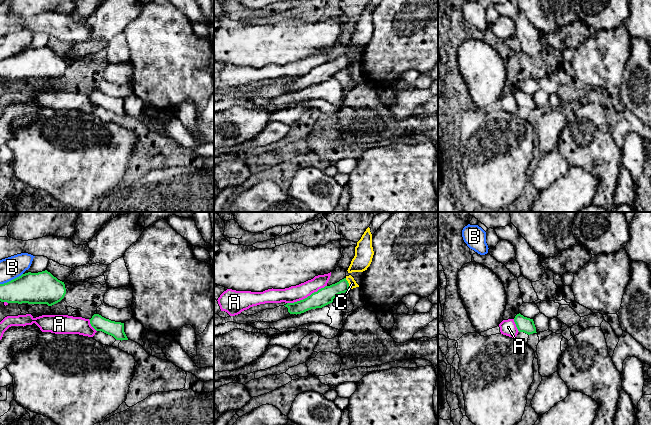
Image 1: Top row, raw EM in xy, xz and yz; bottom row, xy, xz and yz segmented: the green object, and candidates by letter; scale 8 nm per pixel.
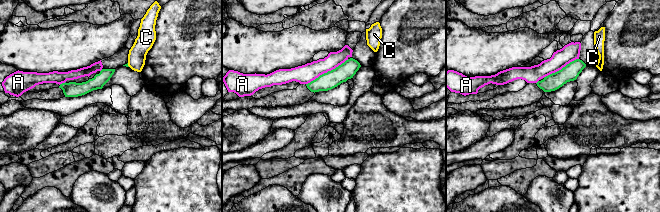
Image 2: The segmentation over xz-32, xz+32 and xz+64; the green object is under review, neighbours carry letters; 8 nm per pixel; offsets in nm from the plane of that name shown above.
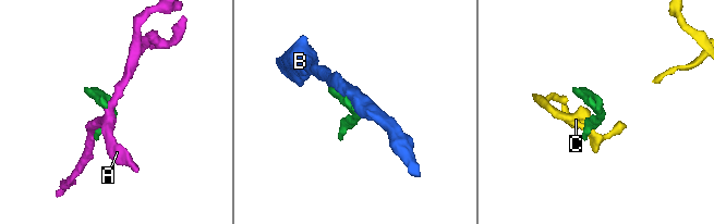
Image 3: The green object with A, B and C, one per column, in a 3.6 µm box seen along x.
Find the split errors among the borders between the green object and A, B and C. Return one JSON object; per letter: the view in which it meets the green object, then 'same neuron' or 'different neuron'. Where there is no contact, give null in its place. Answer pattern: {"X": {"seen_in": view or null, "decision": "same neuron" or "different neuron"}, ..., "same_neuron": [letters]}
{"A": {"seen_in": "xz", "decision": "different neuron"}, "B": {"seen_in": "xy", "decision": "different neuron"}, "C": {"seen_in": "xz", "decision": "different neuron"}, "same_neuron": []}

